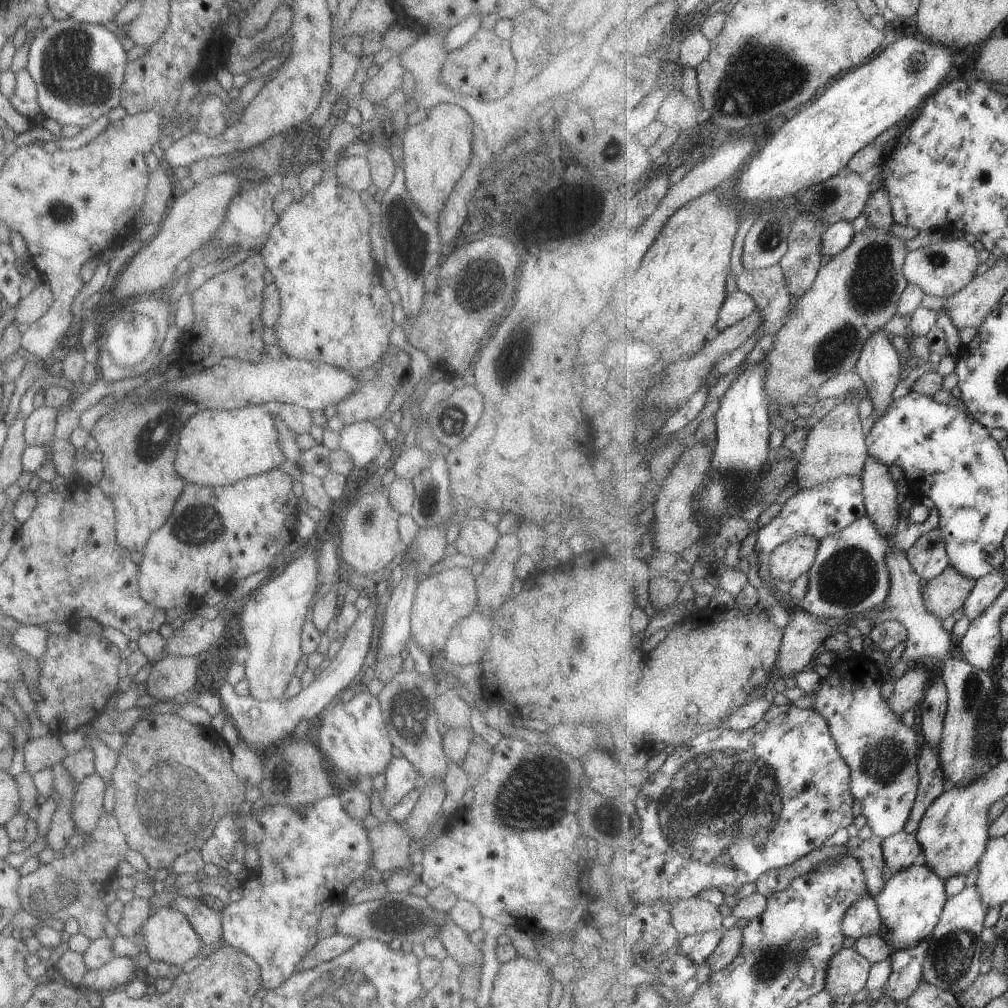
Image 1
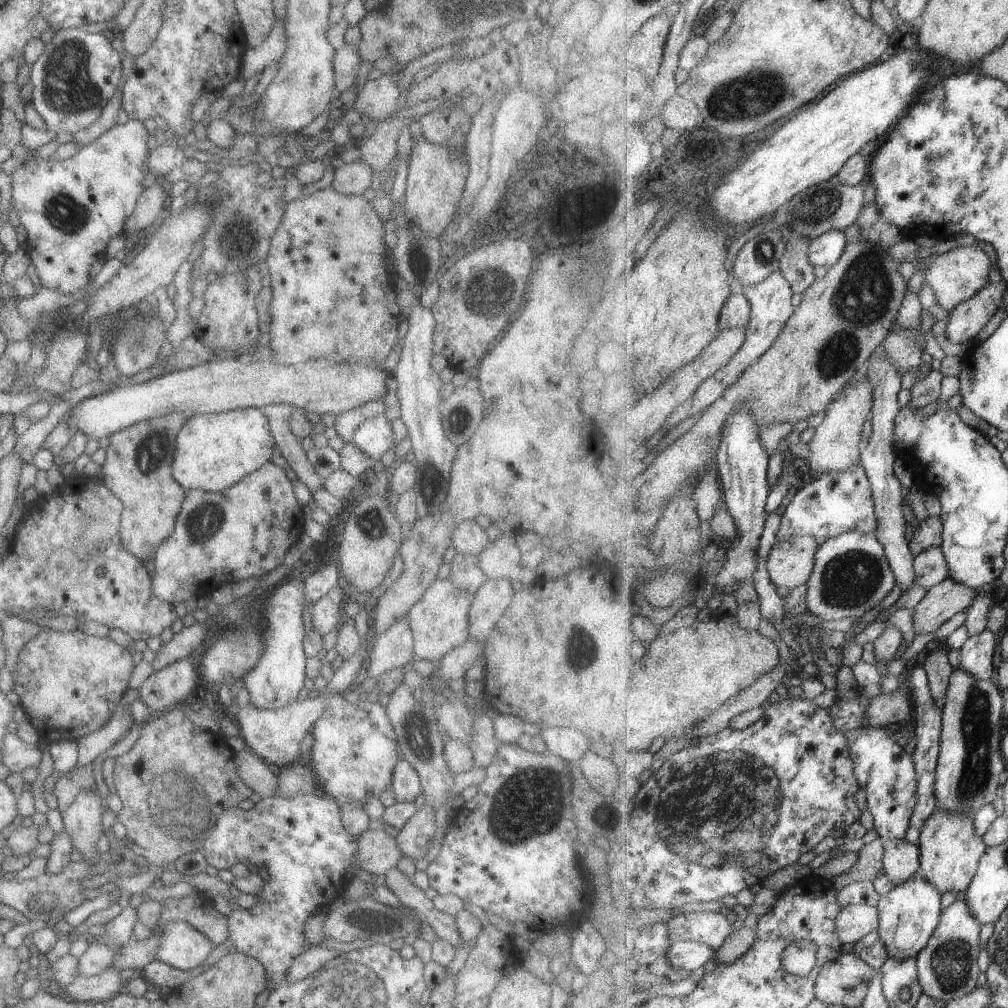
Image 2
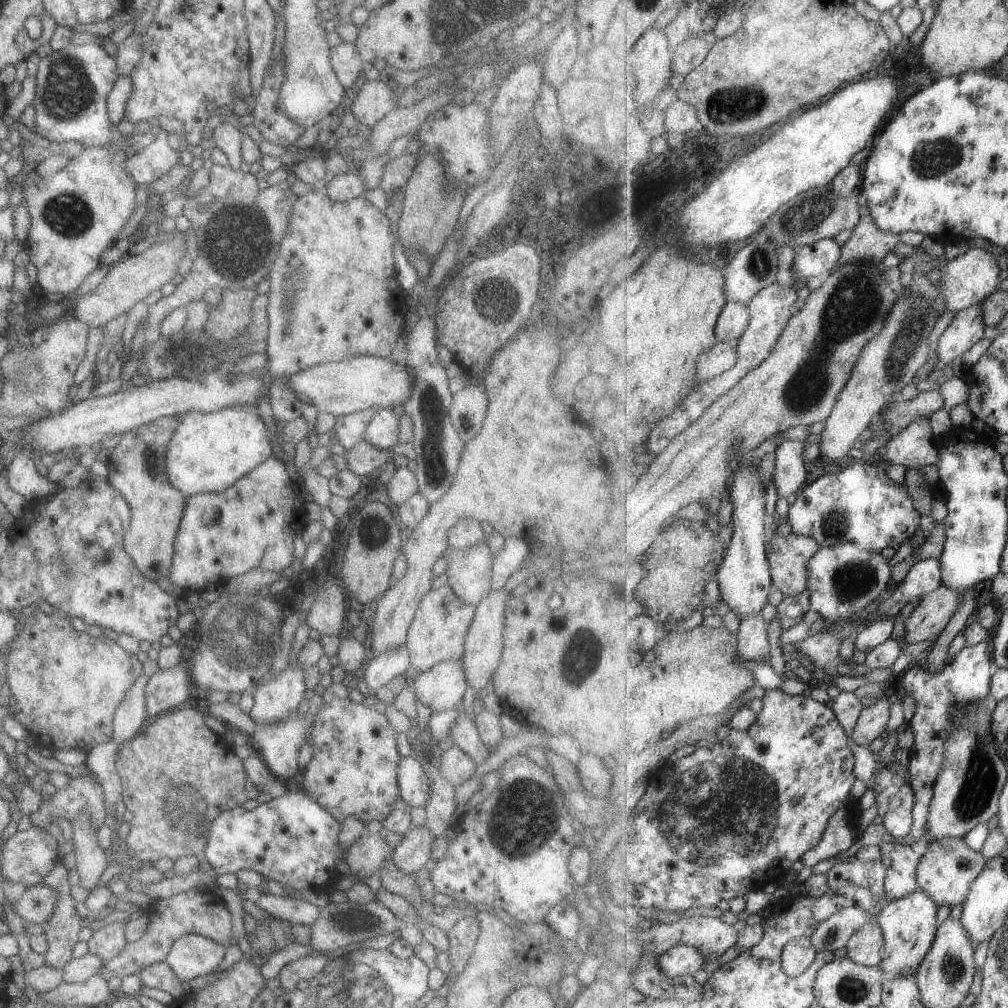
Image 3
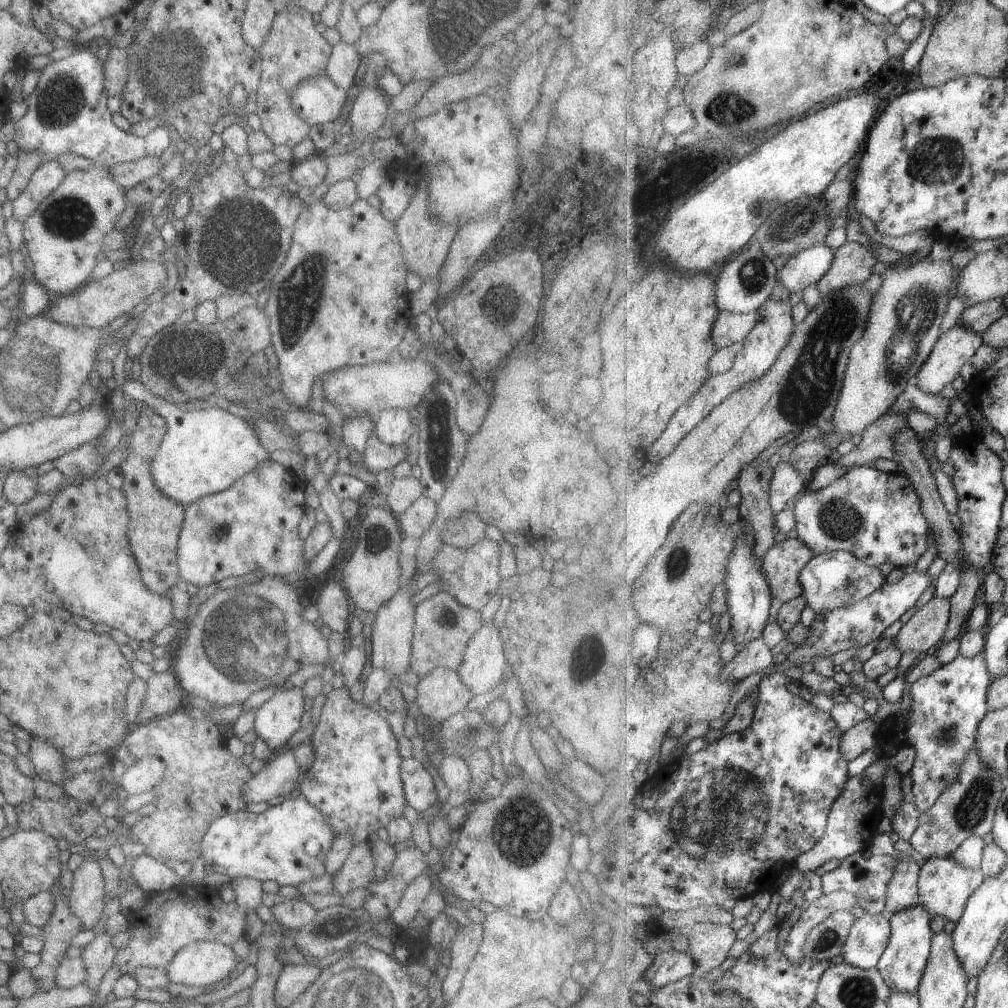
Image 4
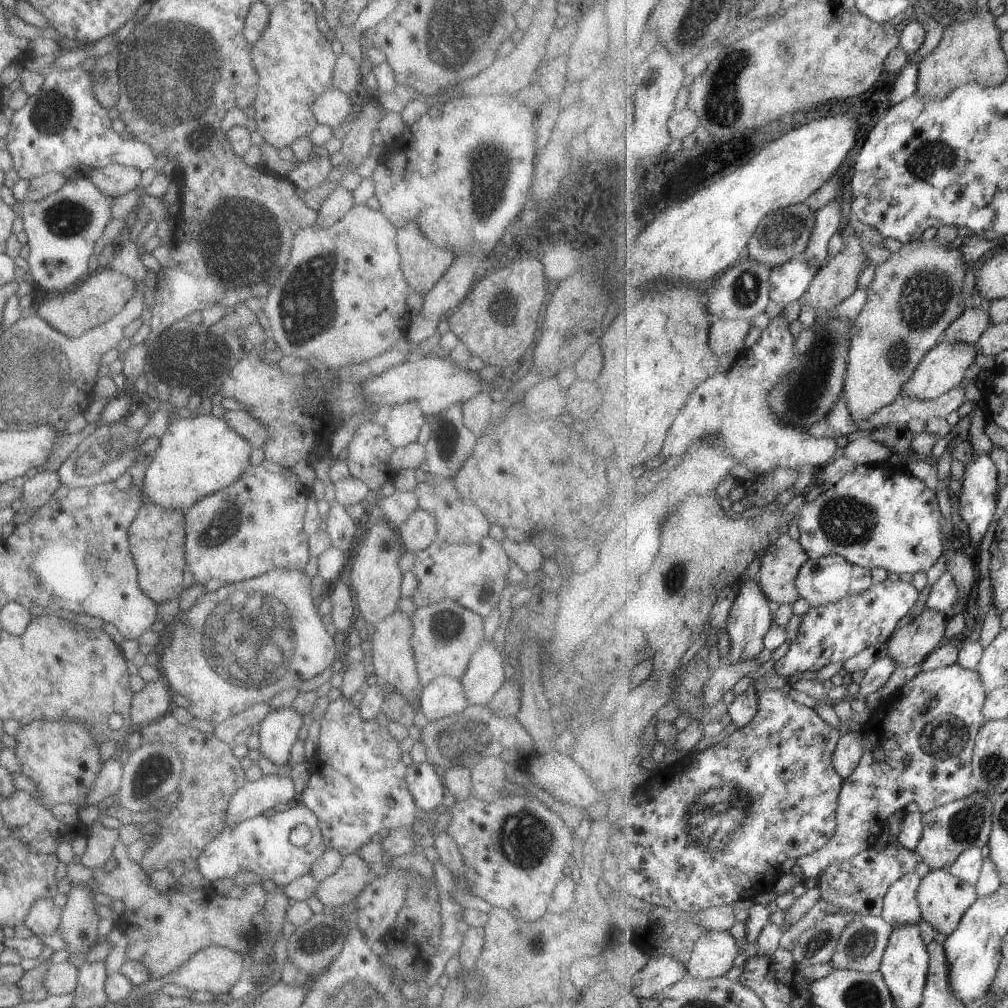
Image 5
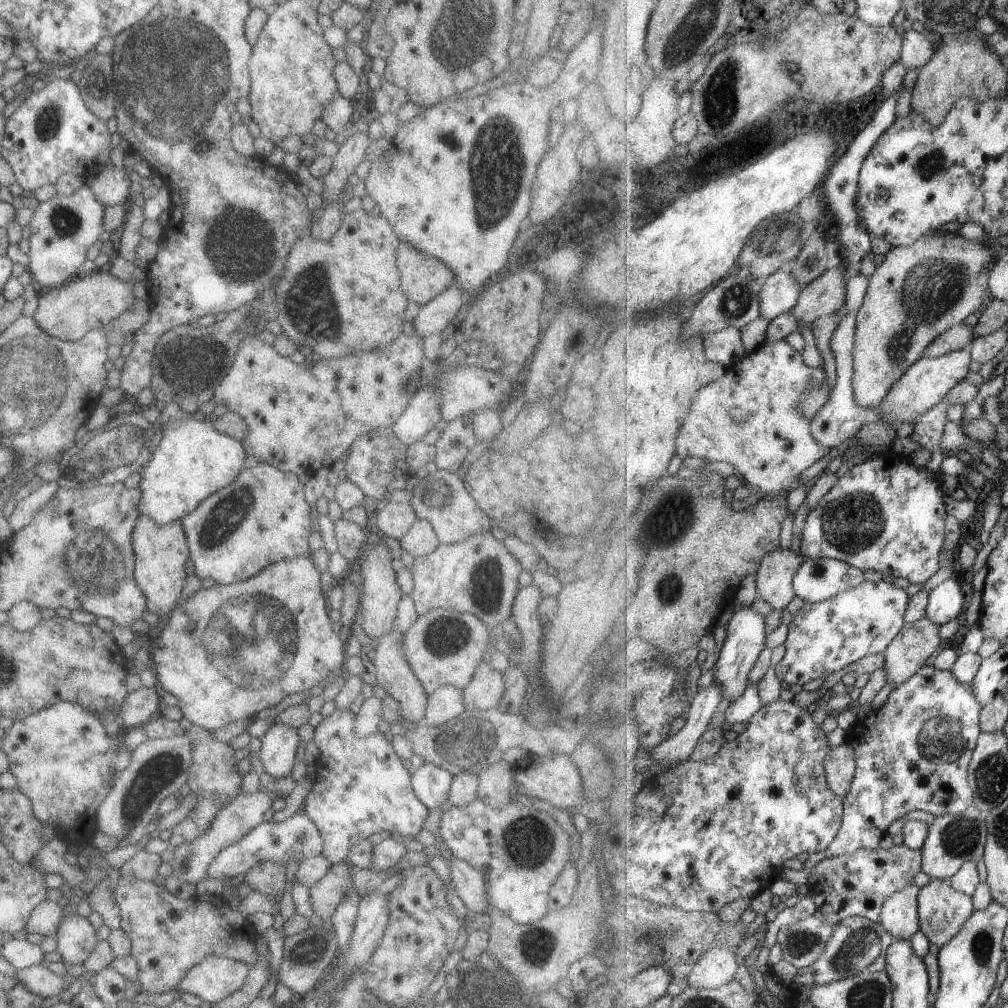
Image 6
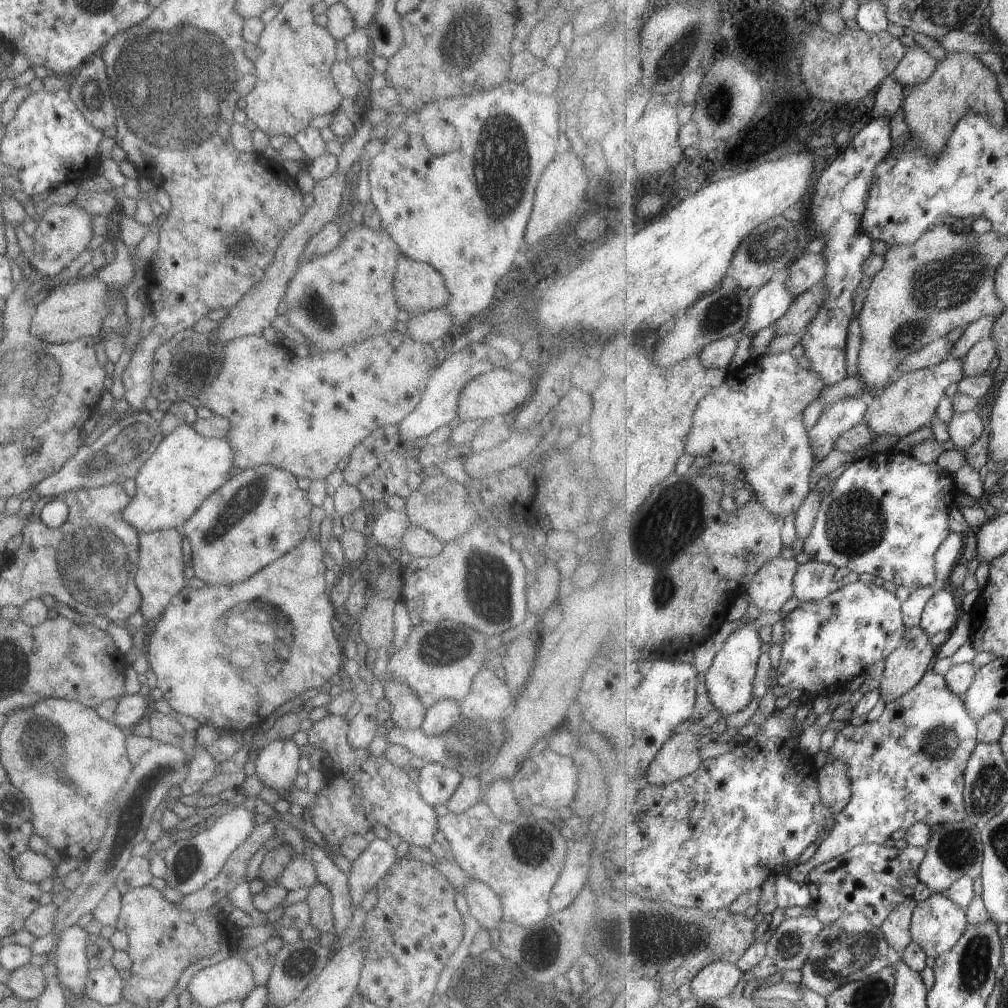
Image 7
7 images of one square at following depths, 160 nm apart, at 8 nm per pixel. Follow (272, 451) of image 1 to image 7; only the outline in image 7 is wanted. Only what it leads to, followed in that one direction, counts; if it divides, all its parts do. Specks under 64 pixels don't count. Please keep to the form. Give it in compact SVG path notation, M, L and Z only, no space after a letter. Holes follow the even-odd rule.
M179 425L161 439L153 454L135 473L135 493L130 498L128 505L122 508L121 518L137 533L178 529L180 524L183 524L197 510L203 499L229 478L228 472L231 466L231 449L223 437L203 438L190 425Z

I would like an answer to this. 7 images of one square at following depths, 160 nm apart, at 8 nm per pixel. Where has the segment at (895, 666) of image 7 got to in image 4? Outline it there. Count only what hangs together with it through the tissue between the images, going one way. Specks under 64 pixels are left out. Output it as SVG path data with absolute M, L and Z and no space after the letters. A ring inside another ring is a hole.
M935 596L919 609L893 640L903 653L917 652L921 657L942 644L950 625L951 600Z

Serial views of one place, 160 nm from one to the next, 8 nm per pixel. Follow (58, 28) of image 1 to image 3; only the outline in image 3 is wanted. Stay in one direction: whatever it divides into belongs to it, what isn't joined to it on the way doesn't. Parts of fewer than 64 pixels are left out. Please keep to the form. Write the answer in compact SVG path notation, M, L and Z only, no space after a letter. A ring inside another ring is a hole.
M99 41L89 44L72 44L68 42L61 50L49 50L46 55L41 55L35 74L35 96L31 106L35 109L33 120L33 133L45 138L49 144L61 142L79 142L81 146L111 146L113 150L125 152L140 152L156 138L156 130L152 129L146 134L134 132L131 136L122 137L107 120L106 97L117 79L115 60L107 56Z

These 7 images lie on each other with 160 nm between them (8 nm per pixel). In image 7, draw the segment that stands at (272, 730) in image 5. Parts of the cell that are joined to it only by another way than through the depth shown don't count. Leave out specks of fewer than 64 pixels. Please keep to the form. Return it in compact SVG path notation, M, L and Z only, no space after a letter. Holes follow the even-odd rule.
M291 738L269 741L253 756L254 775L263 786L276 790L280 798L290 799L289 787L298 773L299 756Z

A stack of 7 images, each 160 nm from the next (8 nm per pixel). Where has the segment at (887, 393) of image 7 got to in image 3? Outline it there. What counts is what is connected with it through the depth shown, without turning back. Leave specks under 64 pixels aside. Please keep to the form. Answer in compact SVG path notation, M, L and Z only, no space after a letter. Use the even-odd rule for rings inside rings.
M975 304L955 313L951 324L940 336L936 349L938 365L933 371L939 371L943 366L959 361L965 352L981 342L985 338L985 326L983 304Z

